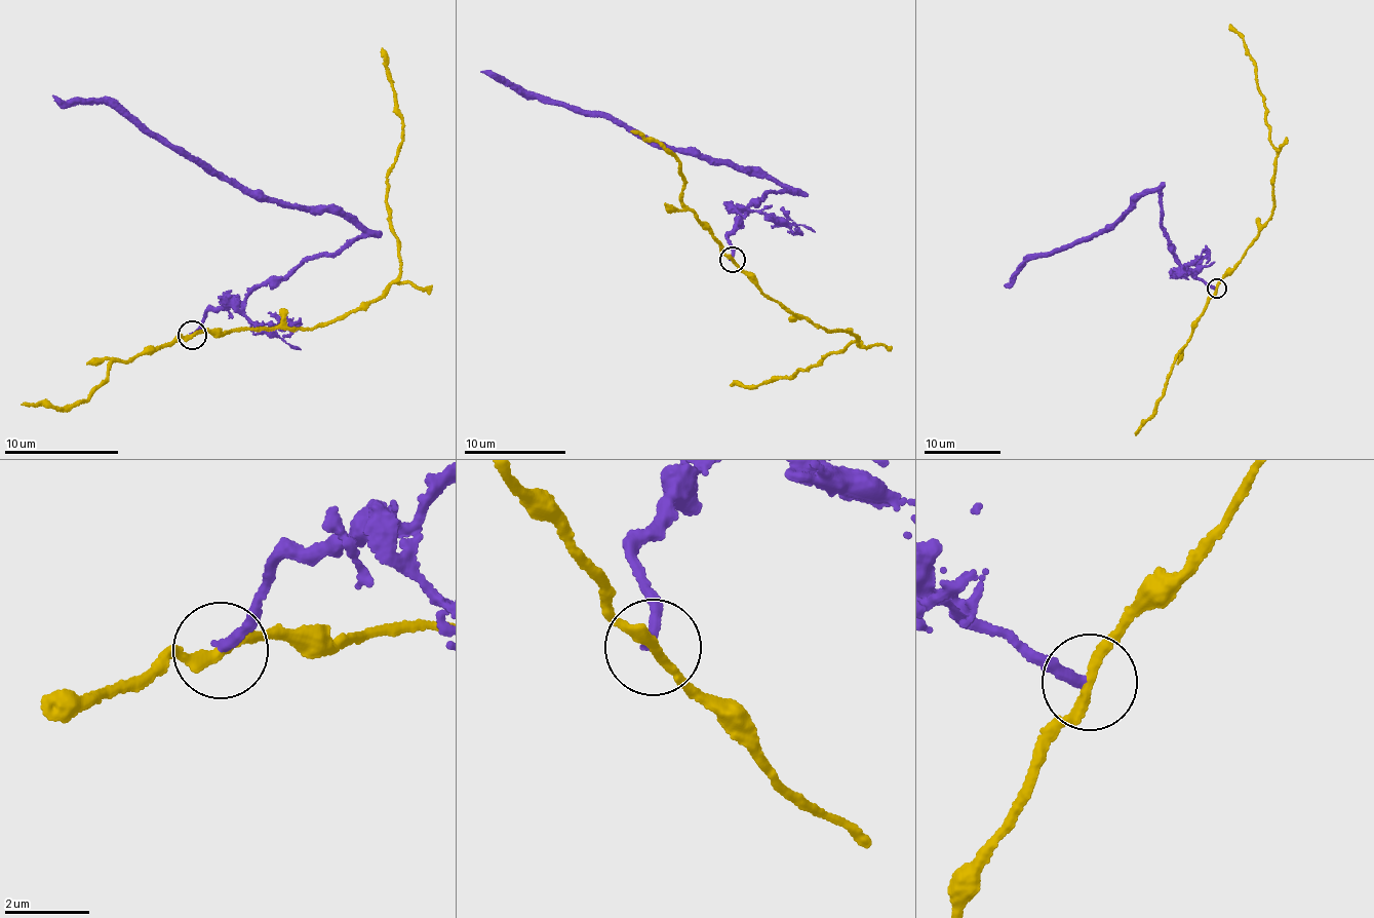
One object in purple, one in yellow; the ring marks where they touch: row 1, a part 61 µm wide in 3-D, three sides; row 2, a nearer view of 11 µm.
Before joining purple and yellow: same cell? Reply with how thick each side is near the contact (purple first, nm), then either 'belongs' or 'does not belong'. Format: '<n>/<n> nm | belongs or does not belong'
240/240 nm | does not belong

